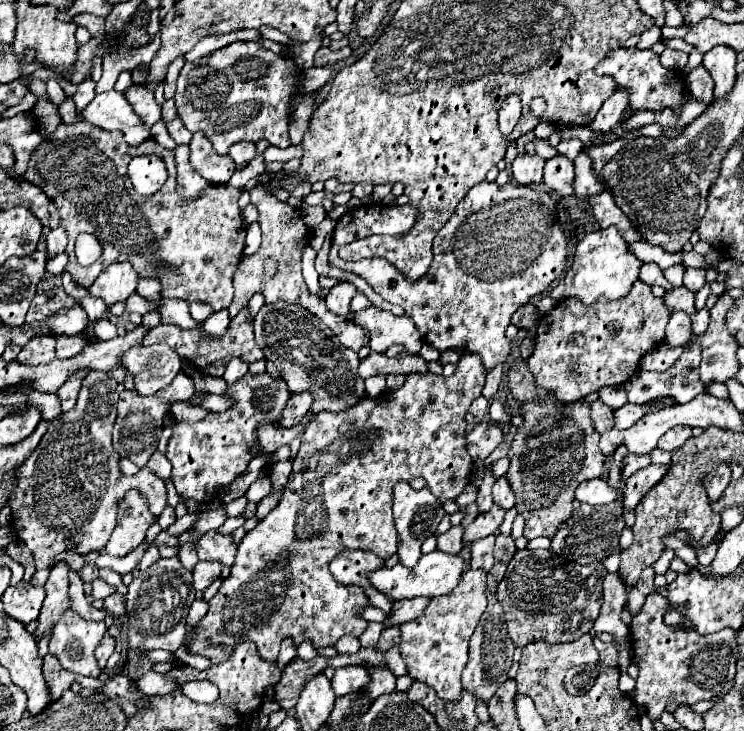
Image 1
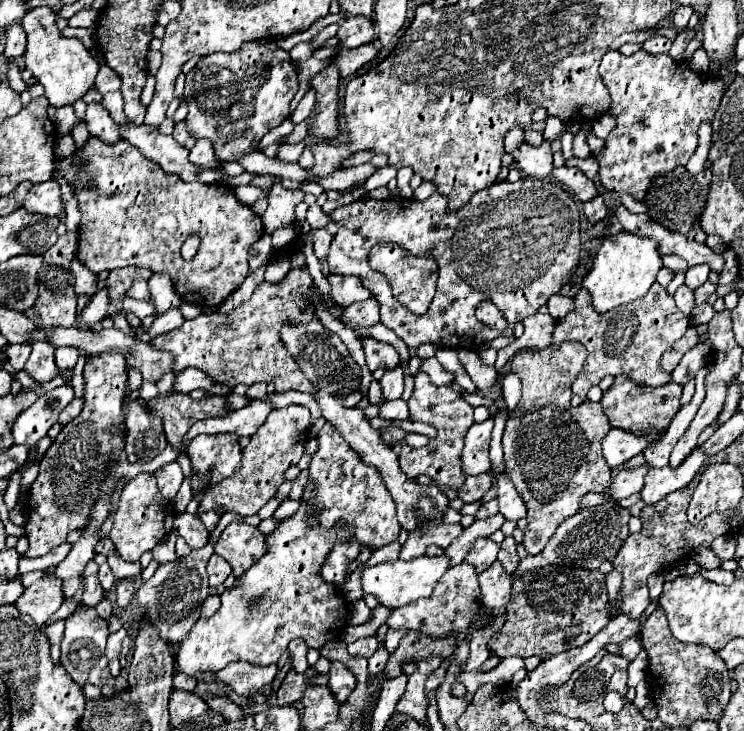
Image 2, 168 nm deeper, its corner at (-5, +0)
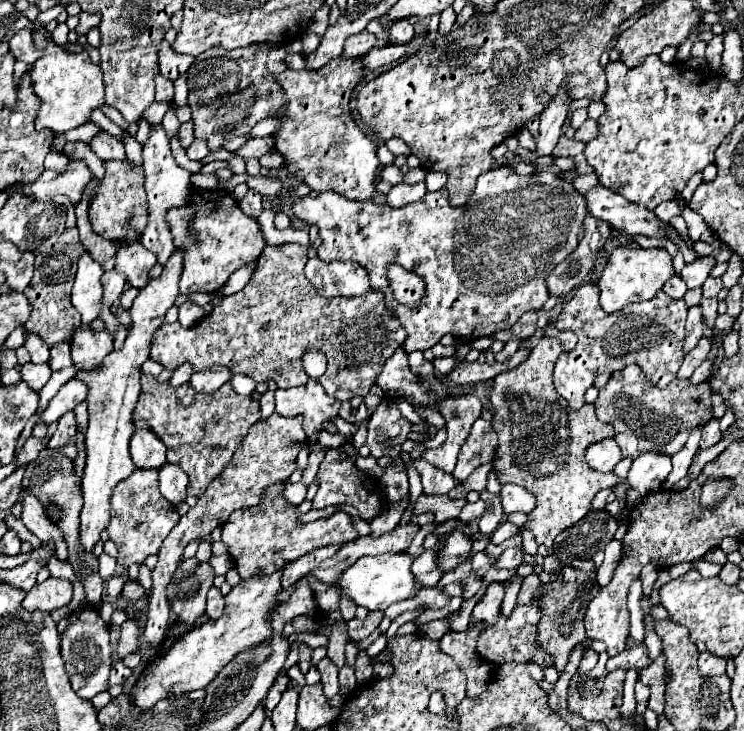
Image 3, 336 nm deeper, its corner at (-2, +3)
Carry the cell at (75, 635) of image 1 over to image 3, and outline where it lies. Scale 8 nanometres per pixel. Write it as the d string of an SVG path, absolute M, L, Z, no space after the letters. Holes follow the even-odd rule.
M98 611L90 613L84 621L82 617L72 615L70 621L74 621L64 633L62 633L62 659L66 663L66 671L72 681L72 689L76 691L78 697L90 701L94 695L106 689L108 685L108 673L110 673L110 633L108 625L102 621Z

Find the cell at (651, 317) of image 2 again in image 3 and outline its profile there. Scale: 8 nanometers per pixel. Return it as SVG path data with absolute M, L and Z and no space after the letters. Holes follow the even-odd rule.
M596 285L578 287L570 301L564 305L556 327L576 333L578 345L562 353L554 367L554 387L572 409L584 405L584 393L592 387L594 377L608 371L620 371L632 363L640 365L644 373L656 387L666 387L676 379L676 373L684 361L684 321L686 321L686 303L680 299L670 299L664 291L658 291L654 299L632 303L618 313L606 313L598 301L600 293Z

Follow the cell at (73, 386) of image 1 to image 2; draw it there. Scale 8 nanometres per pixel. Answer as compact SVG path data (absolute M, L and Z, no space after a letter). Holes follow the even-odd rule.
M73 398L67 406L65 406L65 410L61 412L61 416L59 416L59 422L61 424L67 424L69 420L73 420L79 412L81 412L81 408L83 408L83 398Z

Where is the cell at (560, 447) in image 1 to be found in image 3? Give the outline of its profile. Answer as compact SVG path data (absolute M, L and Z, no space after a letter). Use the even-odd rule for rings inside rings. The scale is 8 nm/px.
M542 337L538 345L532 349L532 355L526 363L522 363L518 369L500 373L490 389L490 403L494 407L494 421L492 427L498 433L498 449L494 457L494 469L498 473L500 483L516 483L520 487L526 487L532 491L538 499L536 509L528 515L526 527L534 533L538 545L546 545L548 553L554 551L552 543L556 535L560 535L564 529L578 523L590 509L590 501L600 489L612 489L620 479L616 473L600 472L590 469L584 461L586 447L592 443L598 443L606 437L614 437L614 427L606 425L596 419L594 405L584 405L582 409L574 411L570 405L554 391L552 385L552 371L558 355L562 353L562 345L554 337Z

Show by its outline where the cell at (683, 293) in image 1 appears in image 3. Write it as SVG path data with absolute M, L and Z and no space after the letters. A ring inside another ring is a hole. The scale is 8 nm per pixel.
M708 277L706 283L702 285L702 291L704 291L704 297L716 297L722 289L722 279L714 279L714 277Z

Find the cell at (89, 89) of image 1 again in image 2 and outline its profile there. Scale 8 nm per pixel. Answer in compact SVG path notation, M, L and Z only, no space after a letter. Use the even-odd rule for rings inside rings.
M99 102L87 104L85 124L89 128L89 134L93 134L93 136L97 136L97 138L101 138L105 142L117 142L117 140L121 140L121 136L117 132L117 124L113 122L109 112Z

